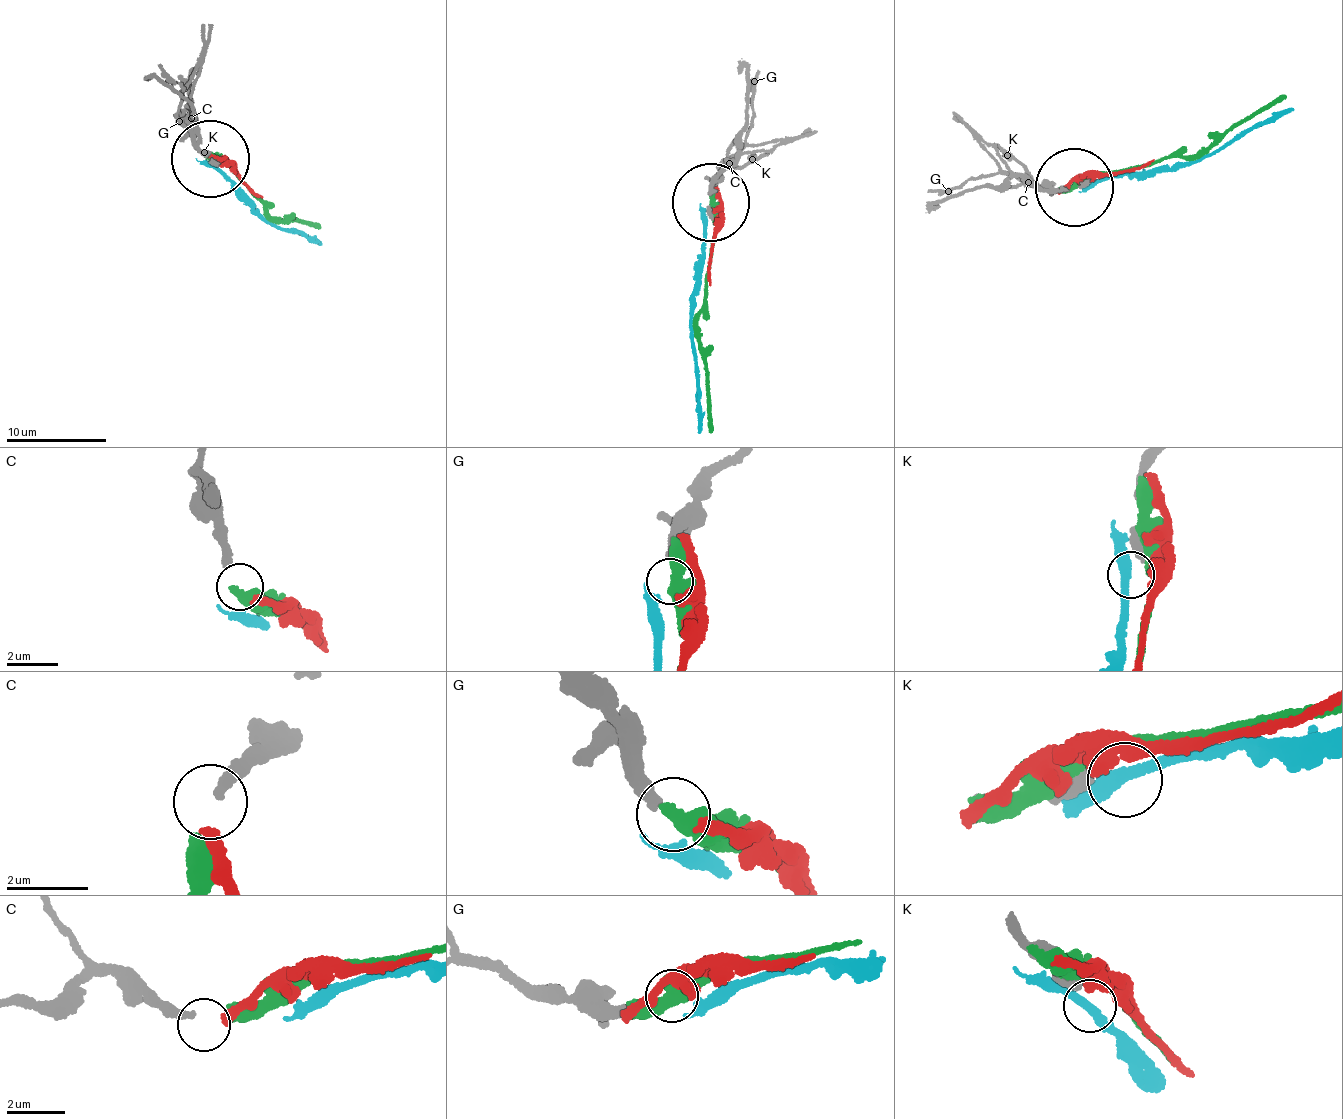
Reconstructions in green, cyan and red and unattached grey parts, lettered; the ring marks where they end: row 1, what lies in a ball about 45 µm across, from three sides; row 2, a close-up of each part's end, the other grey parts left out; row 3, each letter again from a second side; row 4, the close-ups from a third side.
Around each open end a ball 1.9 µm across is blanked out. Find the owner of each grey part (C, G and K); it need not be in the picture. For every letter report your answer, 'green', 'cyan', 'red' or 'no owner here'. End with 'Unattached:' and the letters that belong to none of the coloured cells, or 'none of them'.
C: red
G: no owner here
K: no owner here
Unattached: G, K

